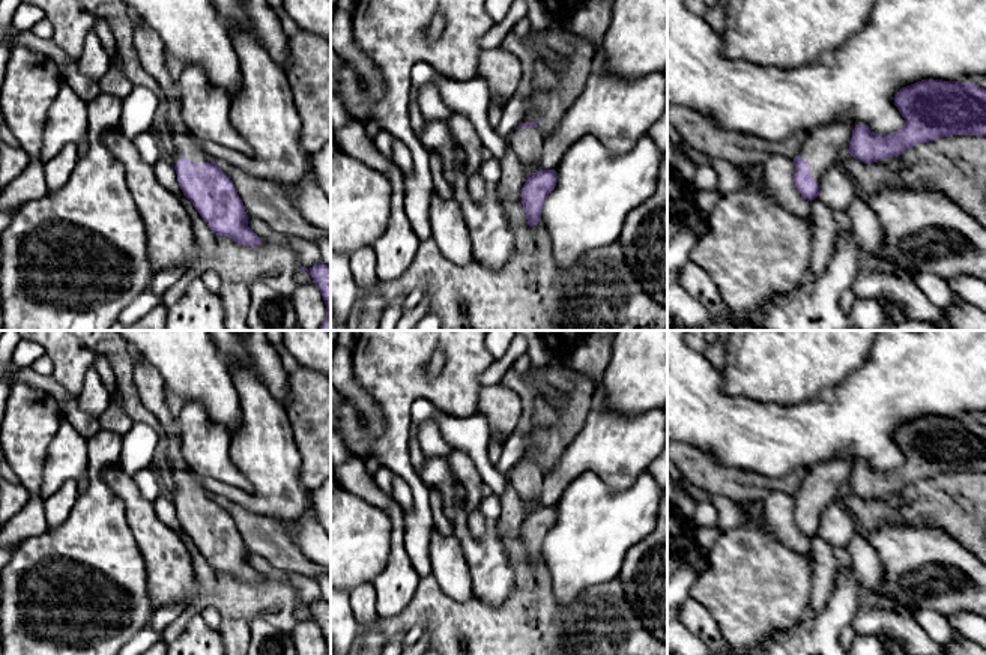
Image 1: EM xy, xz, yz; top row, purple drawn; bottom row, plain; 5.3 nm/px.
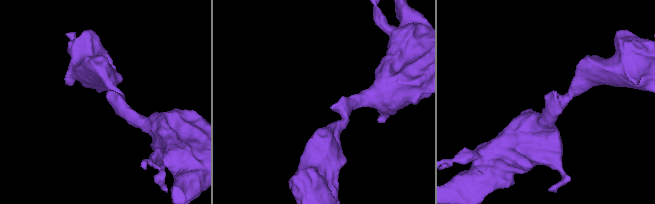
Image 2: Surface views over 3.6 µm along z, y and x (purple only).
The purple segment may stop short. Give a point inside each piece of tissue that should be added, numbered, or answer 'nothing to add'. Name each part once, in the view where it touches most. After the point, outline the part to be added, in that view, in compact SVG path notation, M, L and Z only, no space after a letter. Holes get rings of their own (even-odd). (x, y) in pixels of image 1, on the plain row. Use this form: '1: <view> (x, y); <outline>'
1: xy (151, 386); M135 362L134 385L138 391L140 401L162 424L170 442L167 448L167 463L171 467L173 479L176 482L176 488L173 490L171 496L173 503L182 494L197 500L212 499L203 488L201 479L189 470L182 457L177 419L170 413L167 407L167 386L161 374L147 362Z

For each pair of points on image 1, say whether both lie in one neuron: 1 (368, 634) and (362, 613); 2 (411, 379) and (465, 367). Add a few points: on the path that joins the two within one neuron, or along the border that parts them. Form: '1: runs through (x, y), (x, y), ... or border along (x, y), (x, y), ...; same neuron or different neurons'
1: border along (373, 621), (361, 625); different neurons
2: runs through (424, 383), (448, 383), (451, 380); same neuron

